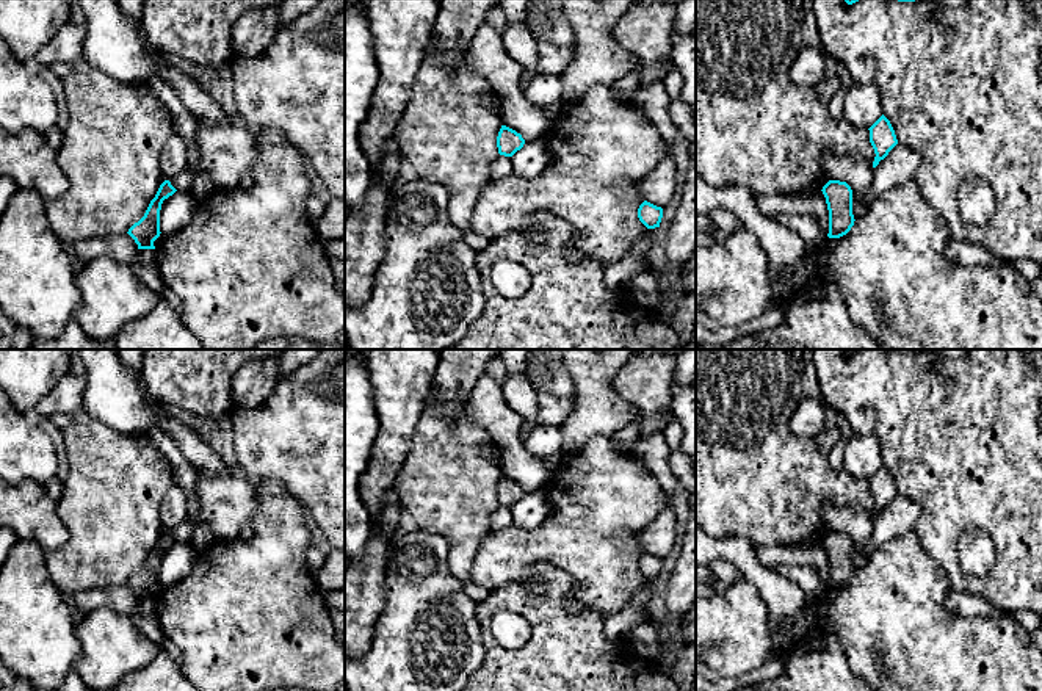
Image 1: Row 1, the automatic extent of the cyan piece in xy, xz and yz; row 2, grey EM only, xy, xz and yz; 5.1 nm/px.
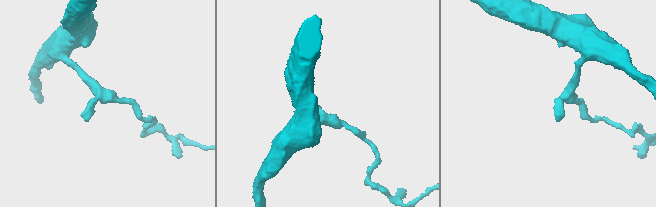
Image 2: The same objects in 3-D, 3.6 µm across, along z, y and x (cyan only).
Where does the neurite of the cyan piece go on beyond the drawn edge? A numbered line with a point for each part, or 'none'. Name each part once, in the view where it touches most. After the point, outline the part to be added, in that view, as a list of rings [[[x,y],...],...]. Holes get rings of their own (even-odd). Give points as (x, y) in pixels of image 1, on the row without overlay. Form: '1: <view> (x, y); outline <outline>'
none

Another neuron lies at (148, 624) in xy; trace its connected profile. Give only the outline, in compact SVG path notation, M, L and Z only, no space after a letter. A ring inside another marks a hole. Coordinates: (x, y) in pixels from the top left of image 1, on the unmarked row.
M135 616L132 617L138 628L144 630L155 642L160 644L161 631L155 617Z

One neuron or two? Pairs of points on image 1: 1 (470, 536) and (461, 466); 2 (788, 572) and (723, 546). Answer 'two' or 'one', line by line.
1: one
2: two

